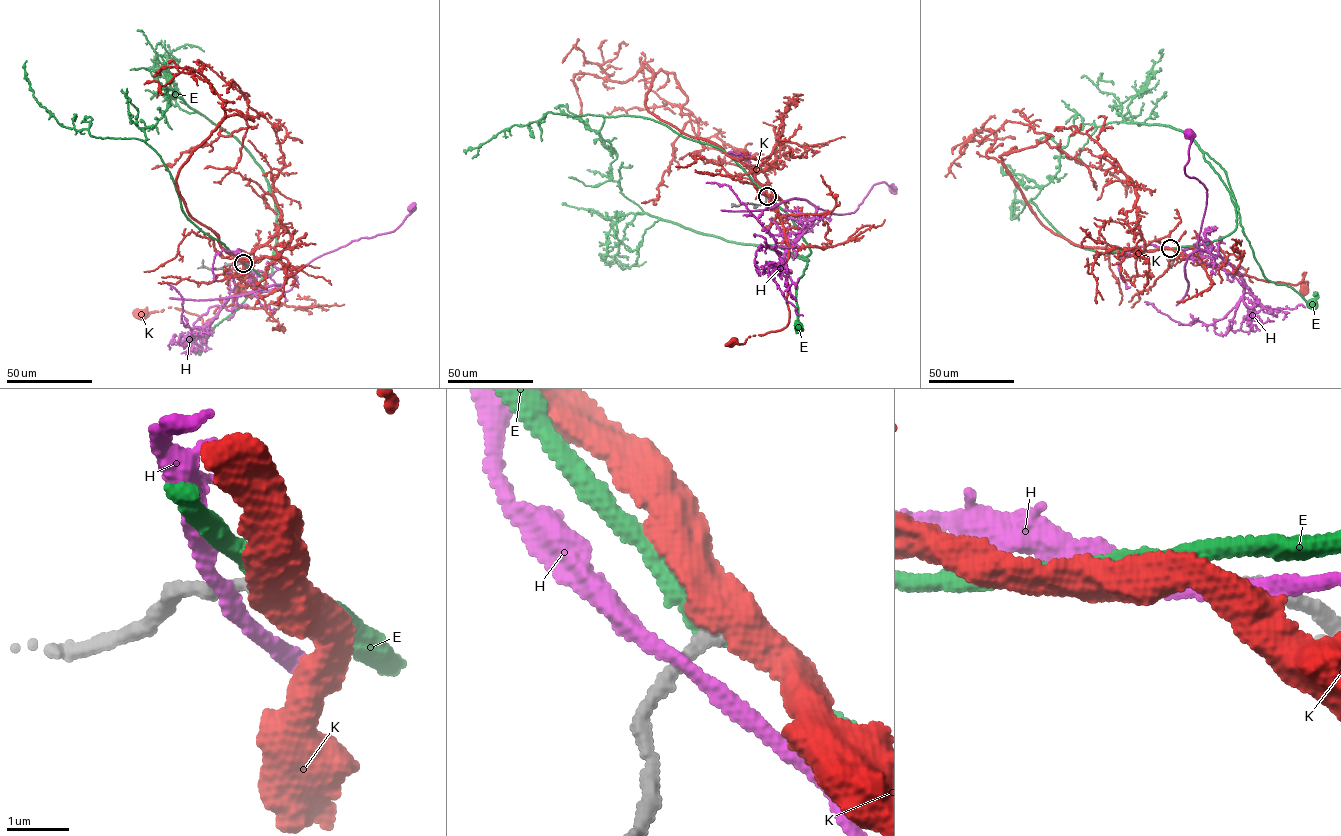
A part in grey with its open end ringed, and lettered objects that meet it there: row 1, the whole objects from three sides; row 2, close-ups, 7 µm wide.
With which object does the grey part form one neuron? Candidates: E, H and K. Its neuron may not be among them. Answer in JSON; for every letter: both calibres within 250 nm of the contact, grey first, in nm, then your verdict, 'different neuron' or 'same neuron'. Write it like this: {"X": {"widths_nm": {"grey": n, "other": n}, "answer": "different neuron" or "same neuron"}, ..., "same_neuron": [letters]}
{"E": {"widths_nm": {"grey": 190, "other": 320}, "answer": "different neuron"}, "H": {"widths_nm": {"grey": 260, "other": 220}, "answer": "different neuron"}, "K": {"widths_nm": {"grey": 190, "other": 500}, "answer": "same neuron"}, "same_neuron": ["K"]}

